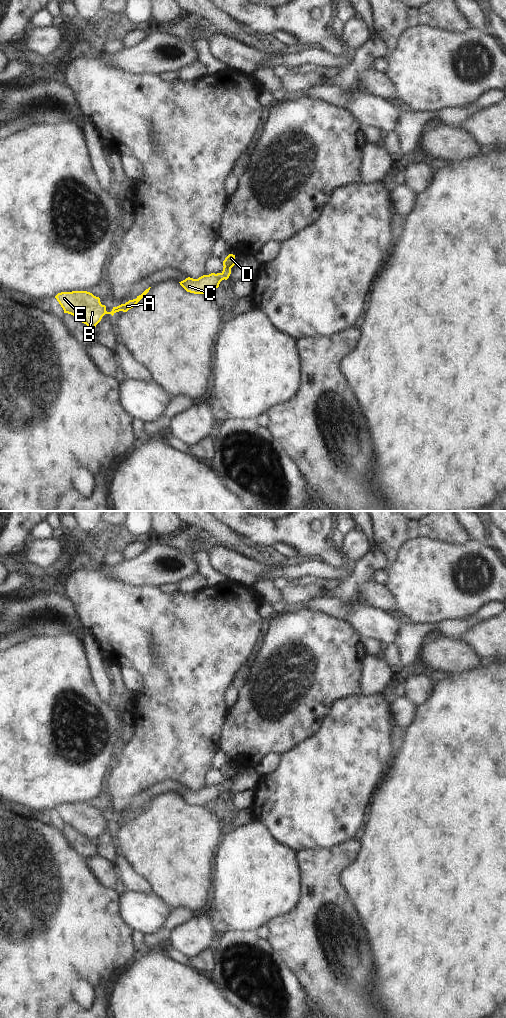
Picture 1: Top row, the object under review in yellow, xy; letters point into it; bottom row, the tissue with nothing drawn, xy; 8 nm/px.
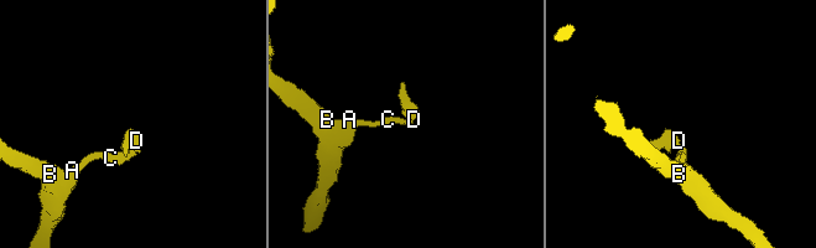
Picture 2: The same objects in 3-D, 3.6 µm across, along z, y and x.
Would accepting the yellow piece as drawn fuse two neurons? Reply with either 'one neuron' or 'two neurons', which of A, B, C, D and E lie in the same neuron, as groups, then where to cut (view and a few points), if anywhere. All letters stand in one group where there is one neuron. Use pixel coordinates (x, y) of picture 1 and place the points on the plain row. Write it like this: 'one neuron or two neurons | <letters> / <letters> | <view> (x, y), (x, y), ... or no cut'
two neurons | A B C E / D | xy (224, 778), (230, 781)

